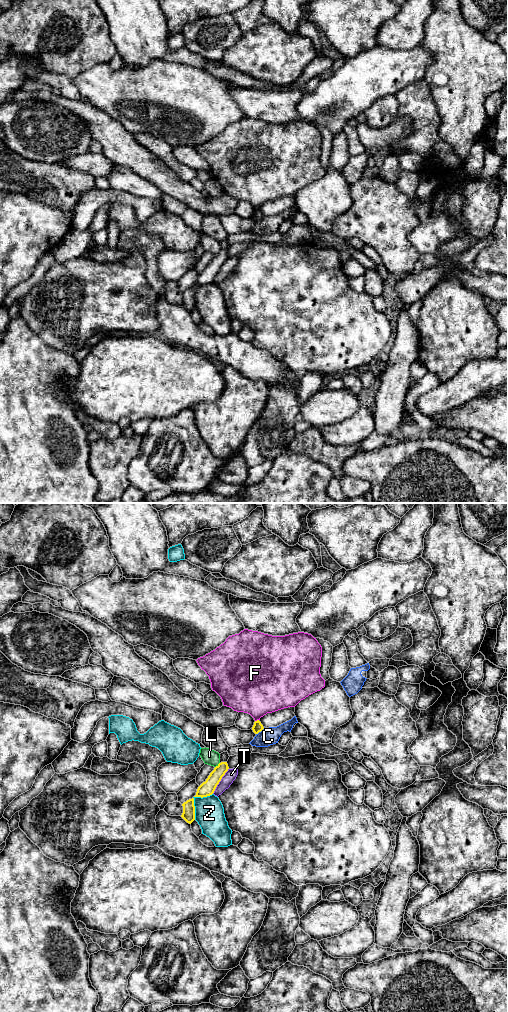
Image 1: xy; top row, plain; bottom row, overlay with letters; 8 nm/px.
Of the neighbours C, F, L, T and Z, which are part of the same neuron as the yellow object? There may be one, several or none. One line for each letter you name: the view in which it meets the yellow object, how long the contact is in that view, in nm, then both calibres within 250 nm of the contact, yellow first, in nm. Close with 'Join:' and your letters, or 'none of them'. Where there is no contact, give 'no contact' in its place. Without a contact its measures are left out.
Join: none of them

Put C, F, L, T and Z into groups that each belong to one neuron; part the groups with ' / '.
C T / F / L / Z

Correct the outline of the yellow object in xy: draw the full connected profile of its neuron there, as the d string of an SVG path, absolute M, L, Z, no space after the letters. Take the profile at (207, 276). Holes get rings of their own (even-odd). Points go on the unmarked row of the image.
M227 250L219 251L214 258L210 261L205 270L203 270L197 277L194 285L207 285L214 281L217 273L221 269L222 265L228 259L229 255Z

